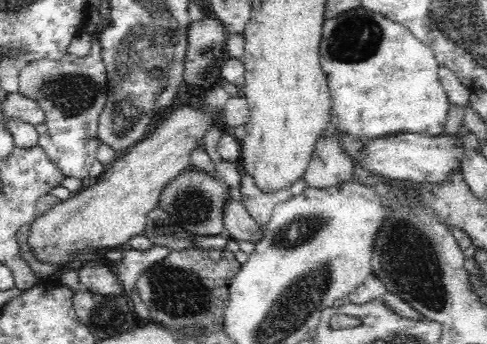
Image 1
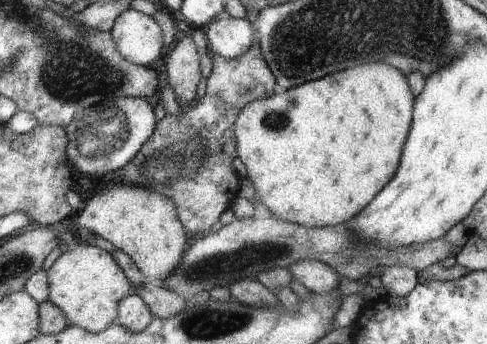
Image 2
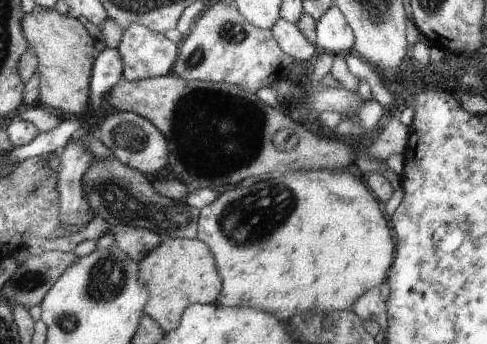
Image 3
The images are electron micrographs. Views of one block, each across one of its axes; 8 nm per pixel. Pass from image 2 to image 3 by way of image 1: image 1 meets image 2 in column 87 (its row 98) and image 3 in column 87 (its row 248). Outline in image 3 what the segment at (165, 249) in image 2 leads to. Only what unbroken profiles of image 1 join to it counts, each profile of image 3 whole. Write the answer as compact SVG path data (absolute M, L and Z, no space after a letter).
M35 8L31 14L25 14L25 22L21 22L25 28L25 42L29 42L31 52L35 52L37 60L37 74L39 74L39 102L61 112L63 118L85 118L87 112L87 100L91 96L91 90L87 90L87 84L91 84L91 62L95 58L95 48L85 32L85 28L79 24L79 20L59 16L55 10L43 10Z

